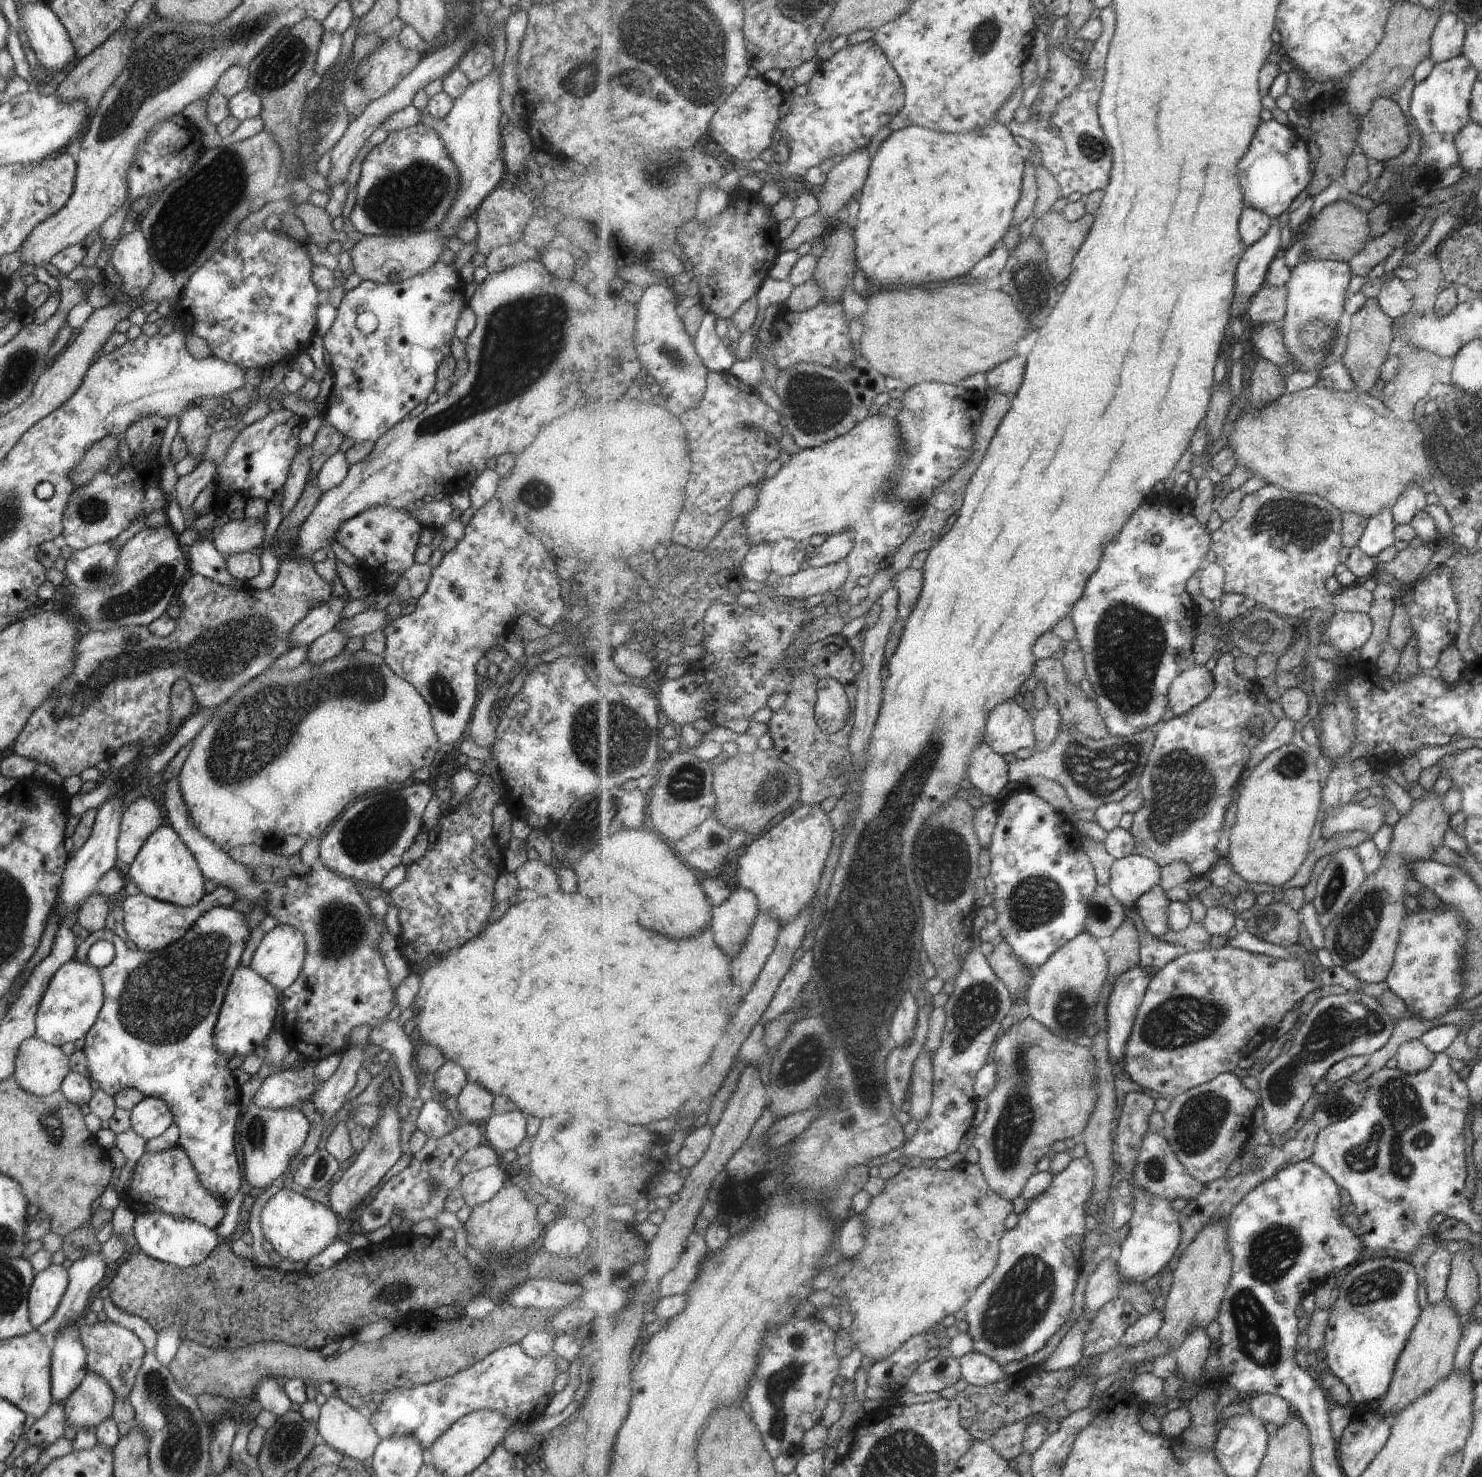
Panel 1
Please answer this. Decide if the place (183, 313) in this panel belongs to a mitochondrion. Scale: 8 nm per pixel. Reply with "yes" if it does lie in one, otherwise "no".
no

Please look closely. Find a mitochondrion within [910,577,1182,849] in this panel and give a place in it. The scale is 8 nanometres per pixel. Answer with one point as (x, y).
(1129, 642)

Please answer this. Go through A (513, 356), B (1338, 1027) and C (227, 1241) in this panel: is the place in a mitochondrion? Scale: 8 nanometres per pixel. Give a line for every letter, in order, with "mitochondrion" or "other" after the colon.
A: mitochondrion
B: mitochondrion
C: other

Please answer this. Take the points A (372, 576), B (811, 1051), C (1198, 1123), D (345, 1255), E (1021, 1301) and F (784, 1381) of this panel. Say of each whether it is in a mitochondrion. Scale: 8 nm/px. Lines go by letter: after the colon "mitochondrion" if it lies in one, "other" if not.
A: other
B: mitochondrion
C: mitochondrion
D: other
E: mitochondrion
F: mitochondrion

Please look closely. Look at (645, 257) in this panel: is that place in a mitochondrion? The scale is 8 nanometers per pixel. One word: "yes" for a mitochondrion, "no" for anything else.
no

